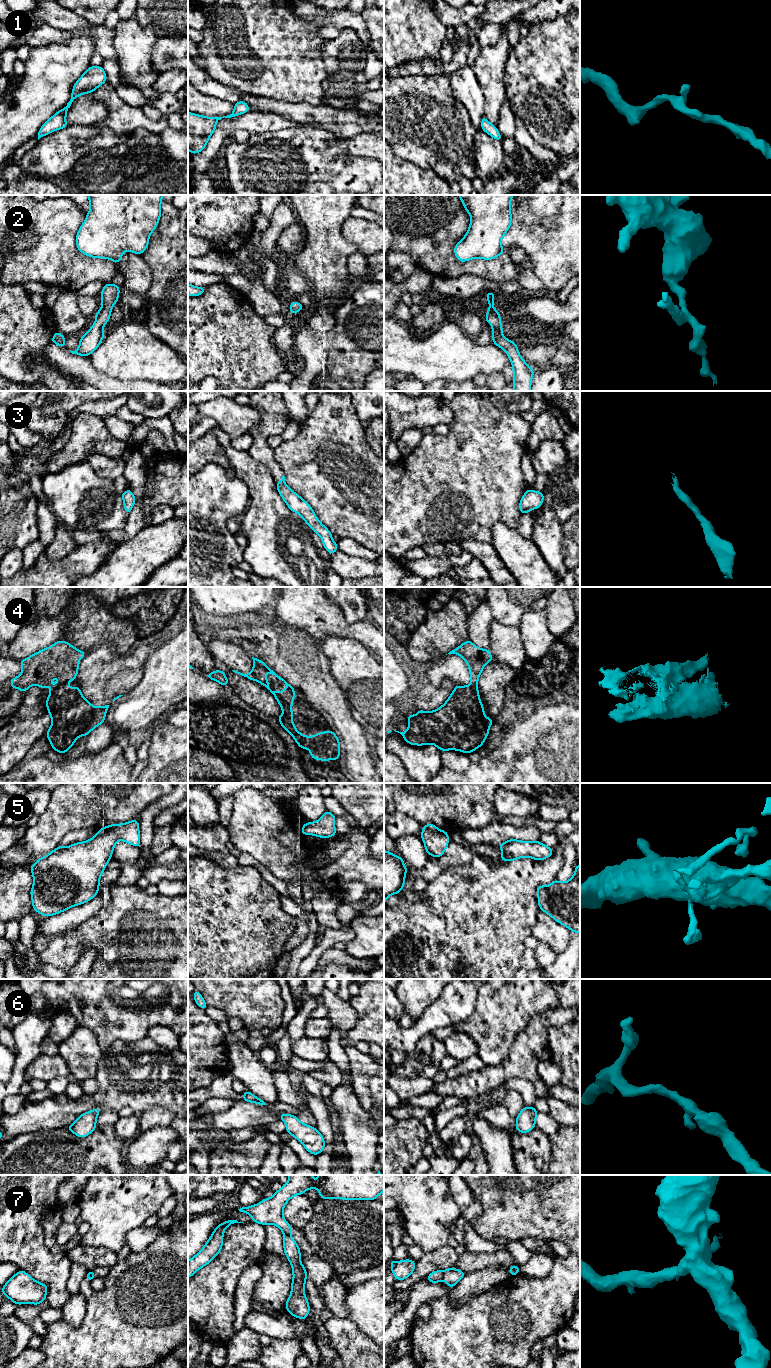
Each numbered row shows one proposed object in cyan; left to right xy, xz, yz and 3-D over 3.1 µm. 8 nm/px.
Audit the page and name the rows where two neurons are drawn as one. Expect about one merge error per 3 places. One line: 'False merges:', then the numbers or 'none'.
False merges: 4, 7

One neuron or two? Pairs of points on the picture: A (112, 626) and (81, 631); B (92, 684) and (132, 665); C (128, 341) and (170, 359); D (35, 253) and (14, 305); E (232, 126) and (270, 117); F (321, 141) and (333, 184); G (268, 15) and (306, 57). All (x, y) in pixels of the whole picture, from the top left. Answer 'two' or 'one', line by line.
A: one
B: one
C: one
D: two
E: one
F: one
G: one

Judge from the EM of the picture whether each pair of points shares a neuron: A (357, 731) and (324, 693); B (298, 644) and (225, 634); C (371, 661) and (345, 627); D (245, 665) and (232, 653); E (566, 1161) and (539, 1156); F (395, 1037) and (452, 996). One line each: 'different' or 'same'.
A: same
B: same
C: different
D: same
E: different
F: same

